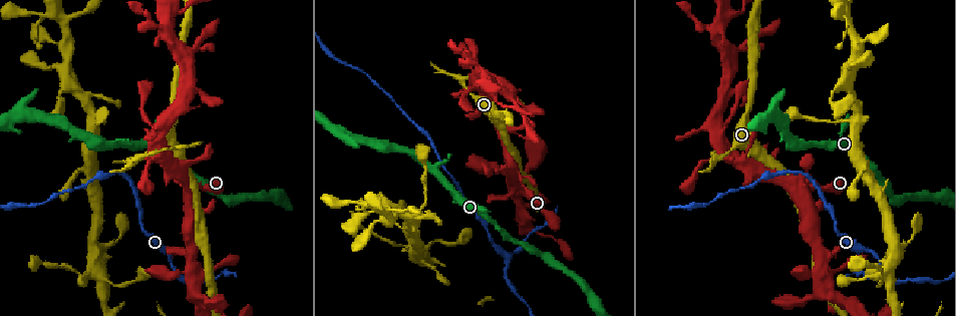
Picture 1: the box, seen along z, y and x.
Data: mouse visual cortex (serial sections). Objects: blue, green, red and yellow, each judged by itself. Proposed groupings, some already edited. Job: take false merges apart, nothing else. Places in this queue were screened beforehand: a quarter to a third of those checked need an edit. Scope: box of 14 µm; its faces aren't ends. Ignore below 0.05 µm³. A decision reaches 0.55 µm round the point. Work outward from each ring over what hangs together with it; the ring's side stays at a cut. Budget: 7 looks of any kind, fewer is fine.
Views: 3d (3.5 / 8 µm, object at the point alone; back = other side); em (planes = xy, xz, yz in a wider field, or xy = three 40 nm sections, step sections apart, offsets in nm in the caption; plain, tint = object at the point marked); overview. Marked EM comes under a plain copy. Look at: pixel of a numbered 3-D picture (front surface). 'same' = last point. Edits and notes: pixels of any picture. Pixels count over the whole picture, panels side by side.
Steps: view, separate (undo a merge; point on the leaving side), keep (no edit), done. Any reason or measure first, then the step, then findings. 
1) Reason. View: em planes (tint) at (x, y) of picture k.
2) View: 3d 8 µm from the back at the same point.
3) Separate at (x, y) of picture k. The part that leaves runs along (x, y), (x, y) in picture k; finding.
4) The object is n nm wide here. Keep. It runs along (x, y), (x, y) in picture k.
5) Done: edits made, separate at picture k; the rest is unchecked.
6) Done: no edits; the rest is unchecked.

Four-way junction. View: 3d 3.5 µm at (800, 184) of picture 1.

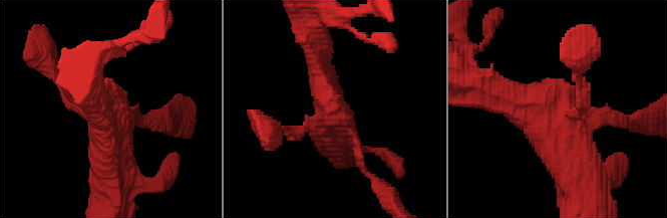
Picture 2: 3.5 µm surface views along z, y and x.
View: em planes (tint) at (345, 119) of picture 2.

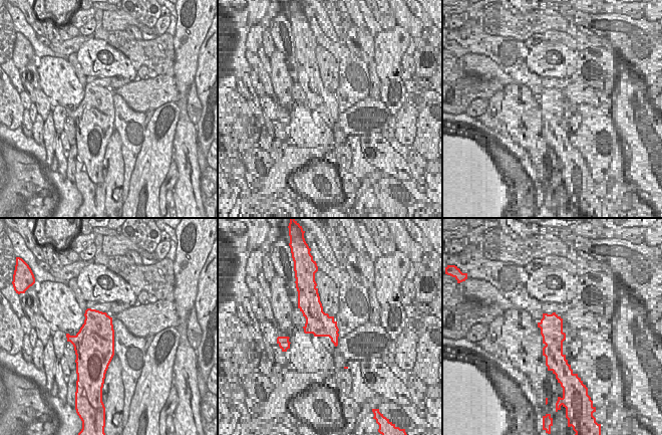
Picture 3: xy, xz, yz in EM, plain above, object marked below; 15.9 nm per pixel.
Keep. It runs along (370, 175), (318, 61) in picture 2; all the same cell.

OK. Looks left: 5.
A narrow waist. View: 3d 3.5 µm at (722, 156) of picture 1.

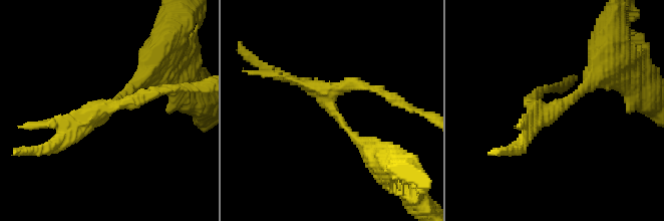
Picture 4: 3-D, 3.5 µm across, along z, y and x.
Now the EM. View: em xy step 2 (tint) at (332, 106) of picture 4.

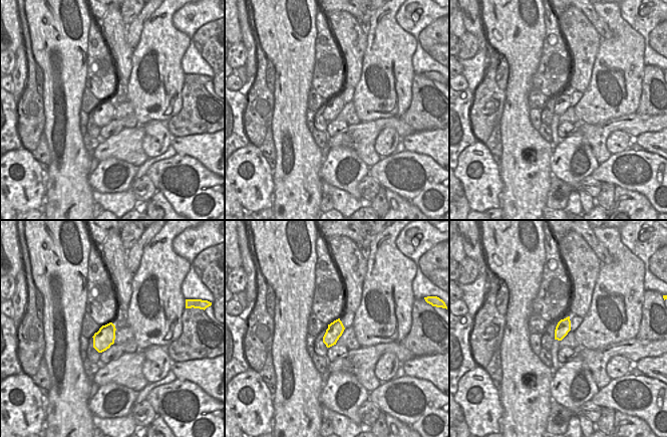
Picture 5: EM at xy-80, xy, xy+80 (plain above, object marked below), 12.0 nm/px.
Separate at (138, 98) of picture 4. The part that leaves runs along (332, 96), (359, 83), (415, 109) in picture 4; two cells meet here.

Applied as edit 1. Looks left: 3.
View: 3d 3.5 µm at (899, 280) of picture 1.

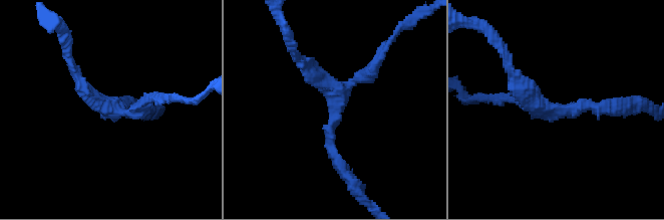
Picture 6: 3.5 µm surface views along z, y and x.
3 arms meet here; the arms are 150, 150, 150 nm wide. View: em xy step 2 (tint) at (545, 111) of picture 6.

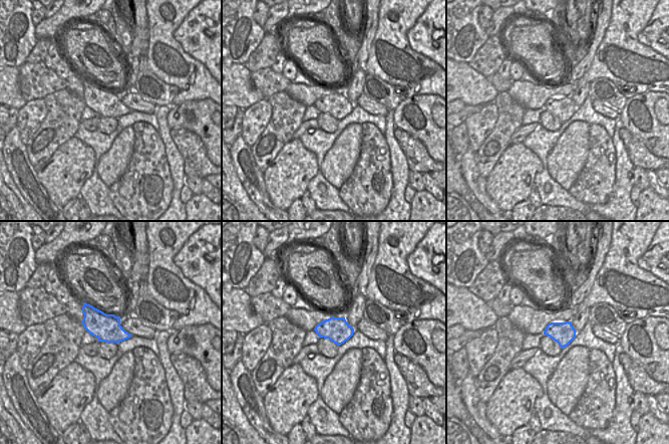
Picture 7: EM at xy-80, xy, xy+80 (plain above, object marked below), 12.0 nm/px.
Separate at (375, 62) of picture 6. The part that leaves runs along (353, 82), (409, 23) in picture 6; a second cell is stuck on.

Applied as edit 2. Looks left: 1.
Done: edits made, separate at picture 4, separate at picture 6; the rest is unchecked.

